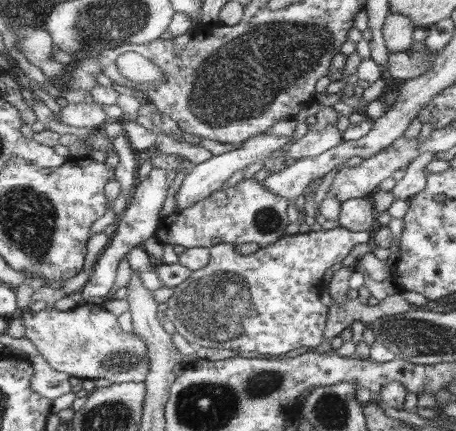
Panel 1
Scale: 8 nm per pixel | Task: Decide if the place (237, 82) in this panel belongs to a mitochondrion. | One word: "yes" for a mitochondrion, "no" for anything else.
yes

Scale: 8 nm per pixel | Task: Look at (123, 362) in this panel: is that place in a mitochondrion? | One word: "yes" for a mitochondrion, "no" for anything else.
yes

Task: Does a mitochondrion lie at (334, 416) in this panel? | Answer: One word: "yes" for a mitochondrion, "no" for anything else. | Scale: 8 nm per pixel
yes

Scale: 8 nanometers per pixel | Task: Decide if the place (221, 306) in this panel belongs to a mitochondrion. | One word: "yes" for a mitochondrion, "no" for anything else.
yes

